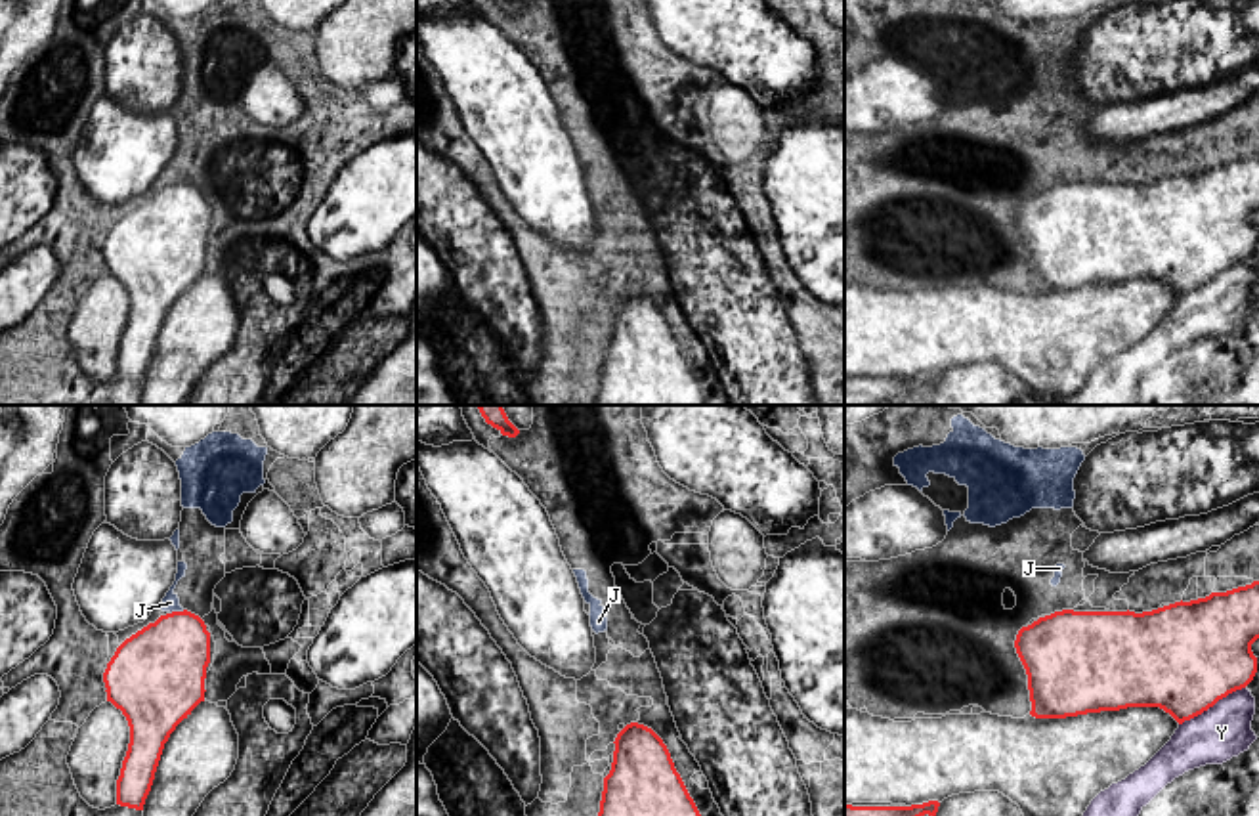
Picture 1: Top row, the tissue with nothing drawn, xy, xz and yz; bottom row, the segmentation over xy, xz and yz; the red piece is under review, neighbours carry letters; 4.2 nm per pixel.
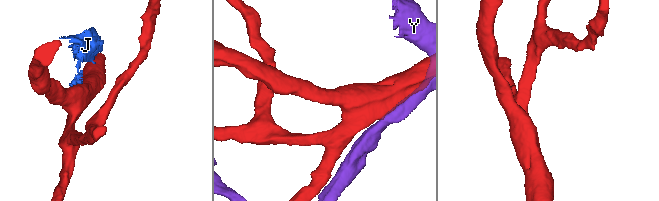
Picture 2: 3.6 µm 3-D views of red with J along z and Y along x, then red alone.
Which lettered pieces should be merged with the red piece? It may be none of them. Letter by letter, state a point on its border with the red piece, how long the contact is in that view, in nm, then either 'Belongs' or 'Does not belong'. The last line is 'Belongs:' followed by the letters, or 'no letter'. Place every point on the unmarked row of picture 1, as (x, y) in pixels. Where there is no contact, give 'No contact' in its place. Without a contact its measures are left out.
J: Touches red at xy (176, 184). Shared border 70 nm. Does not belong
Y: Touches red at yz (1212, 278). Shared border 320 nm. Does not belong
Belongs: no letter

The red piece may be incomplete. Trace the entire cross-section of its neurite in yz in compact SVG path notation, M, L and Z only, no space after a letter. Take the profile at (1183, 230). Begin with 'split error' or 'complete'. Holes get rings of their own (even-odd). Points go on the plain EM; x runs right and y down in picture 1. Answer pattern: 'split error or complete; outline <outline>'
complete; outline M1259 153L1152 183L1074 183L1039 189L1016 206L1014 220L1028 247L1035 290L1066 290L1127 279L1160 279L1179 296L1257 245L1251 216L1259 210Z

